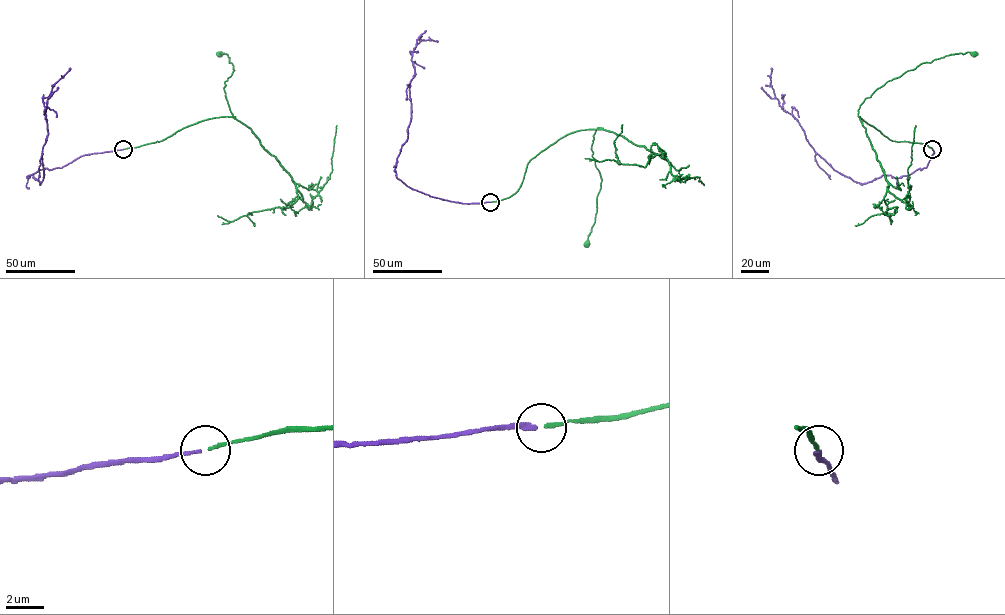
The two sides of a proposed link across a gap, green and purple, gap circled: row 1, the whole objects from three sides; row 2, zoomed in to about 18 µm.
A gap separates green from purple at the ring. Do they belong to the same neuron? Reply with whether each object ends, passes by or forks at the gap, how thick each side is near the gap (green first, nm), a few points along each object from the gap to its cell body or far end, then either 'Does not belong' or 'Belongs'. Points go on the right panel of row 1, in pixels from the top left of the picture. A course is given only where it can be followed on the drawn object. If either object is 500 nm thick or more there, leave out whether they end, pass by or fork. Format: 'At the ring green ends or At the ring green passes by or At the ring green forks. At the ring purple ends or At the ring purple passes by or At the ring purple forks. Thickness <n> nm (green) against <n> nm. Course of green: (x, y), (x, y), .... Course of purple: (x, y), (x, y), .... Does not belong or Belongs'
At the ring green ends. At the ring purple ends. Thickness 190 nm (green) against 170 nm. Course of green: (932, 149), (885, 136), (859, 117), (859, 105), (887, 82), (924, 62), (959, 53), (974, 55). Course of purple: (932, 149), (927, 166), (908, 175), (853, 181), (815, 152), (798, 120), (779, 105), (770, 84), (772, 68). Belongs

